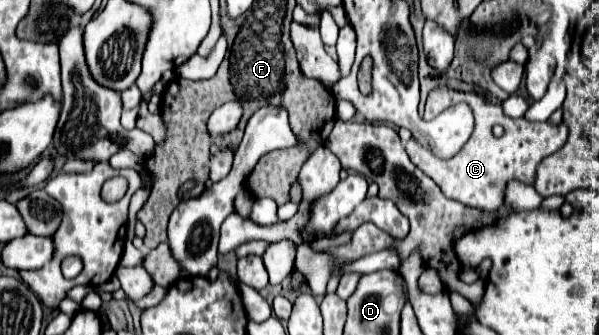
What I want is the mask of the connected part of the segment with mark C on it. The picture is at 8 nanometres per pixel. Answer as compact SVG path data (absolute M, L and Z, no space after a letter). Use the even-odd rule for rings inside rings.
M439 86L427 96L423 118L433 120L445 108L459 104L459 102L469 104L469 108L473 110L473 116L475 116L475 130L473 130L471 138L467 140L467 144L463 146L463 150L457 156L453 156L451 160L441 160L441 158L435 158L433 154L429 154L429 150L421 150L421 146L417 146L417 142L409 140L407 154L409 154L411 162L419 170L423 170L441 188L441 192L447 198L457 200L469 208L497 210L503 204L505 184L511 178L521 180L525 184L533 184L533 174L535 174L537 162L541 162L541 158L557 152L561 148L561 144L565 144L567 128L565 128L565 124L551 126L549 122L527 122L525 118L511 120L503 114L501 106L489 104L483 96L477 96L471 92L455 92L455 90L449 90L447 86ZM495 124L501 124L505 128L505 134L501 138L495 138L491 132L491 128Z

